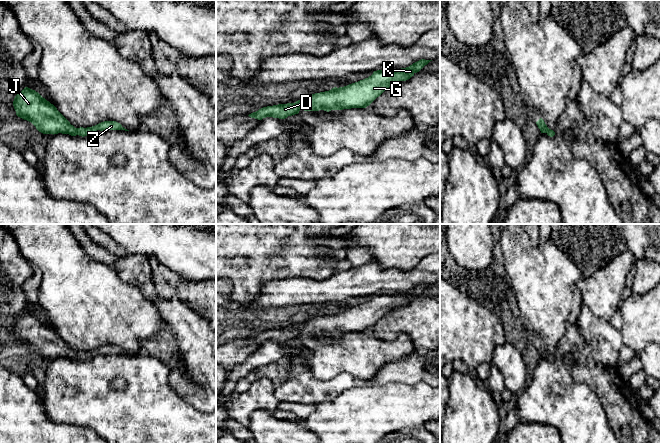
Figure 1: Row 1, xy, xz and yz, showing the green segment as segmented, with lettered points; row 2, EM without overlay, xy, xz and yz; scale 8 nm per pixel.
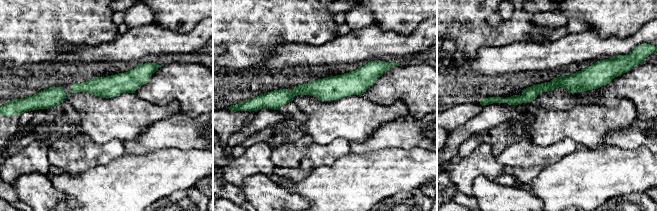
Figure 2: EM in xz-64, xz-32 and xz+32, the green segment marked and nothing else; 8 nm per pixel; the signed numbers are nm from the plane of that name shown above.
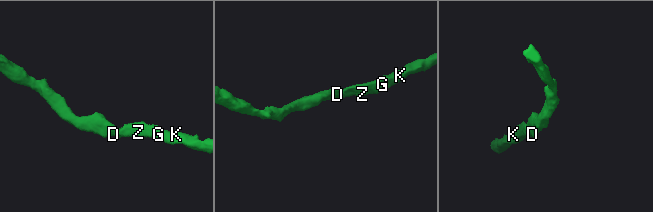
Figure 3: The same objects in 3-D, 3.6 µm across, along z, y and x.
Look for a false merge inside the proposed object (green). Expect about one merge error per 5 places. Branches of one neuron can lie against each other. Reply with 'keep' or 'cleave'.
keep

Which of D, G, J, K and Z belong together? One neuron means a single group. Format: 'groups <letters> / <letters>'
groups D G J K Z

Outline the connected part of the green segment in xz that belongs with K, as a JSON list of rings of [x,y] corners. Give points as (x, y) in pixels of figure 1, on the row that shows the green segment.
[[[421,59],[409,67],[393,71],[374,71],[371,76],[344,87],[334,87],[329,91],[312,94],[295,103],[267,106],[249,114],[251,118],[262,120],[266,117],[285,119],[304,111],[331,111],[351,108],[366,108],[387,88],[406,81],[432,60]]]

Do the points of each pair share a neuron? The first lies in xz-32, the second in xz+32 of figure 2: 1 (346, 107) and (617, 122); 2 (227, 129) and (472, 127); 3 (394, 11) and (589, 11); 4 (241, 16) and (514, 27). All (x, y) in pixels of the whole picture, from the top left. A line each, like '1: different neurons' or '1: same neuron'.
1: same neuron
2: different neurons
3: same neuron
4: same neuron

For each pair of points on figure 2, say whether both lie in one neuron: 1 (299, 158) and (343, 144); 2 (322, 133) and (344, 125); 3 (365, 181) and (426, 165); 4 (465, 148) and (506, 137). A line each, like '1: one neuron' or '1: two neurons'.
1: one neuron
2: one neuron
3: one neuron
4: one neuron

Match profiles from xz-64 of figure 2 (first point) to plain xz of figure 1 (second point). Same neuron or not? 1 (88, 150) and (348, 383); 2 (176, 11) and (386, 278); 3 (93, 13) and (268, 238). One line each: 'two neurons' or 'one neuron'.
1: one neuron
2: two neurons
3: one neuron

